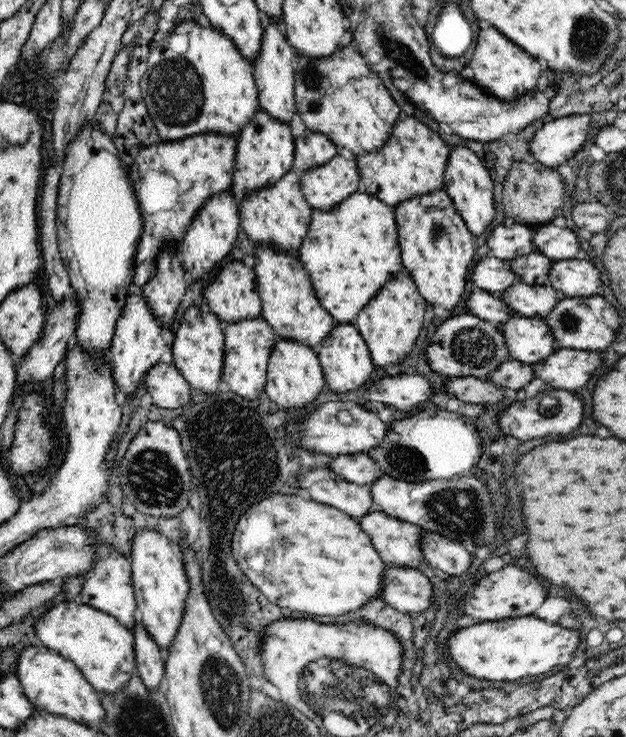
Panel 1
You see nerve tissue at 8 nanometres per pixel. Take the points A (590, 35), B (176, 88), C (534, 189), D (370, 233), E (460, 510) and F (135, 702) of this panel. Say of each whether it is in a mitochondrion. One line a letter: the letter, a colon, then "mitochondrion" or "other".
A: mitochondrion
B: mitochondrion
C: mitochondrion
D: other
E: mitochondrion
F: mitochondrion

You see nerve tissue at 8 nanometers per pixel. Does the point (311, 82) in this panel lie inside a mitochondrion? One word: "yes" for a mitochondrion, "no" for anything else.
yes

